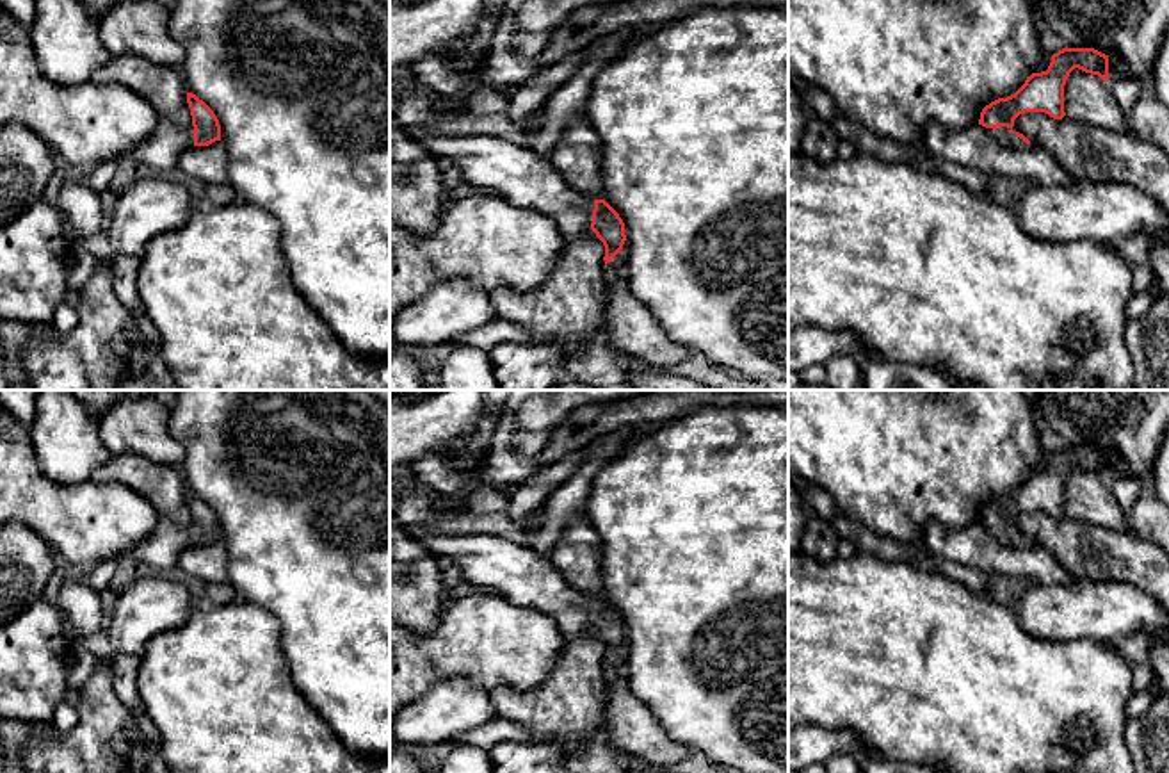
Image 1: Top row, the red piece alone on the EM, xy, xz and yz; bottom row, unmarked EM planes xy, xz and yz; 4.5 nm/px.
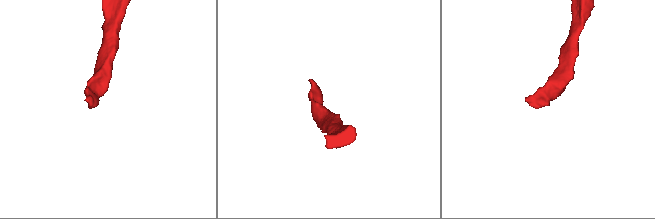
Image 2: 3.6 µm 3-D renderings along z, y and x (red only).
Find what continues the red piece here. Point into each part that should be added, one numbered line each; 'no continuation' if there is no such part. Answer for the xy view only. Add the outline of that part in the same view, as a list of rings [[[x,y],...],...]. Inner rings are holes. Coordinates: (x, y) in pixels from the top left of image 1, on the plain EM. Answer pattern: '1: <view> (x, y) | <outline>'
1: xy (161, 551) | [[[160,518],[153,534],[135,543],[128,554],[155,570],[169,570],[176,566],[180,554],[192,545],[194,531],[181,529],[171,520]]]

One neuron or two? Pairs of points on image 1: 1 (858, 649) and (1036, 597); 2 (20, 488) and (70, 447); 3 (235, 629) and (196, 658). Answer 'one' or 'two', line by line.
1: two
2: two
3: one

